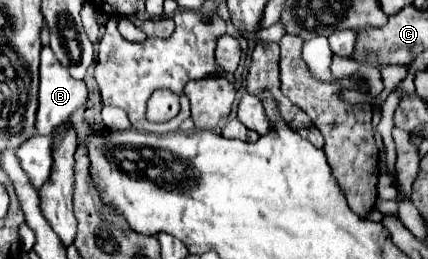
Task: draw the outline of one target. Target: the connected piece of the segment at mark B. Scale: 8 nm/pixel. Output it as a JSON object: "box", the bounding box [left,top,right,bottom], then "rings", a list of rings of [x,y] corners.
{"box":[36,45,88,135],"rings":[[[48,45],[42,47],[42,53],[40,53],[40,99],[38,101],[40,105],[38,105],[38,115],[36,115],[36,129],[40,135],[48,135],[50,131],[54,131],[54,127],[68,121],[78,109],[86,107],[88,103],[86,83],[80,79],[74,79],[70,71],[54,57]]]}

